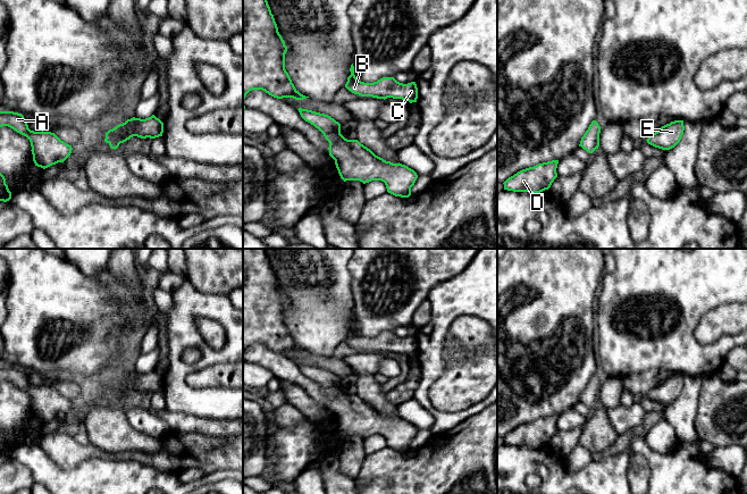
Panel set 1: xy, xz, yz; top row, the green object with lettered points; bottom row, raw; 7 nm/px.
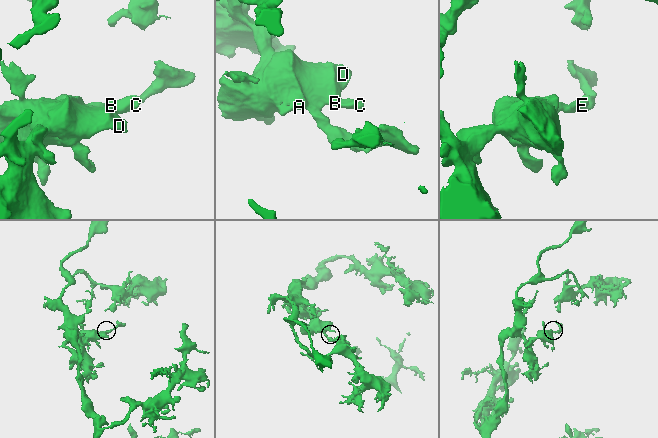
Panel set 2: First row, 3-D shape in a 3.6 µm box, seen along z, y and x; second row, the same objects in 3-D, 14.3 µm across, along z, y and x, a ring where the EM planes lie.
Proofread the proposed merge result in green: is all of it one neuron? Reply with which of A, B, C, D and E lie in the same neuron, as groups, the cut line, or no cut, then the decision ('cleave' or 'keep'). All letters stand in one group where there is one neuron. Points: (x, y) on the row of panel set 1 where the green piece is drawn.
A B C D E | no cut | keep

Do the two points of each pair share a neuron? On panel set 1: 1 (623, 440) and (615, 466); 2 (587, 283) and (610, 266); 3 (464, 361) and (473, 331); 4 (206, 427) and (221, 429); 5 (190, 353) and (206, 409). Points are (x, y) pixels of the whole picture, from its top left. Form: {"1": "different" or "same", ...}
{"1": "different", "2": "different", "3": "same", "4": "same", "5": "different"}

